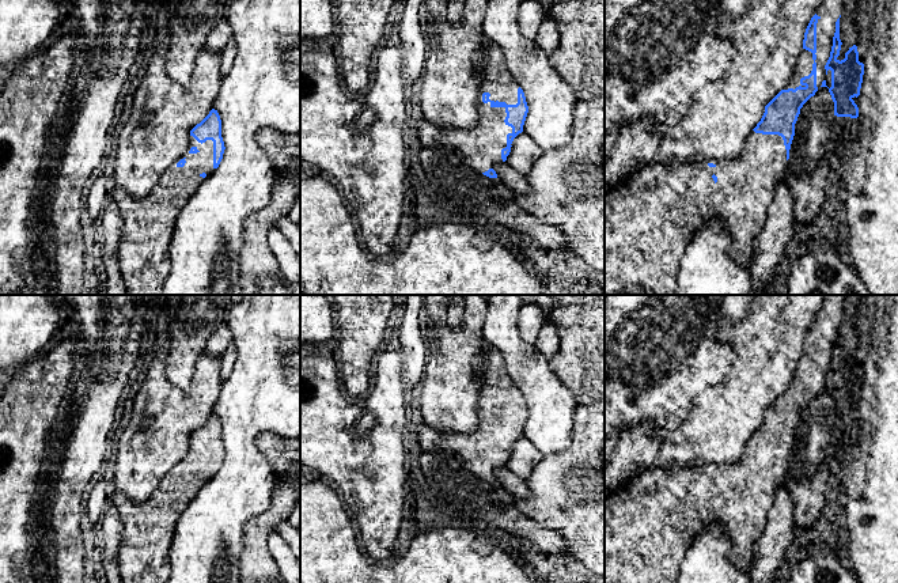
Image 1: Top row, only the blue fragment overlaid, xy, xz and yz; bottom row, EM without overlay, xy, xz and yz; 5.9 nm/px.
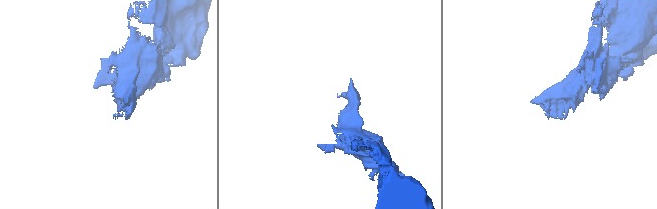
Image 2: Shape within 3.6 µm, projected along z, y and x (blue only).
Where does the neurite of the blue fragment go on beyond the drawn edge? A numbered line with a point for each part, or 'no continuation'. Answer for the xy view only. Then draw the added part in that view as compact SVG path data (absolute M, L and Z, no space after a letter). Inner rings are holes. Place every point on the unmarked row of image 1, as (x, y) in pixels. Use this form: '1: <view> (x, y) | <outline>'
1: xy (148, 527) | M190 440L186 457L171 467L152 496L144 503L134 503L120 492L110 496L111 503L122 520L124 530L120 540L118 569L122 583L166 583L171 565L168 552L175 526L186 506L193 500L205 482L213 476L213 446L198 447Z

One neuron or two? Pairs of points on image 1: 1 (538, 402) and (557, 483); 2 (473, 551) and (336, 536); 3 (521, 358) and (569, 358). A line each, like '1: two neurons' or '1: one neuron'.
1: two neurons
2: one neuron
3: two neurons

